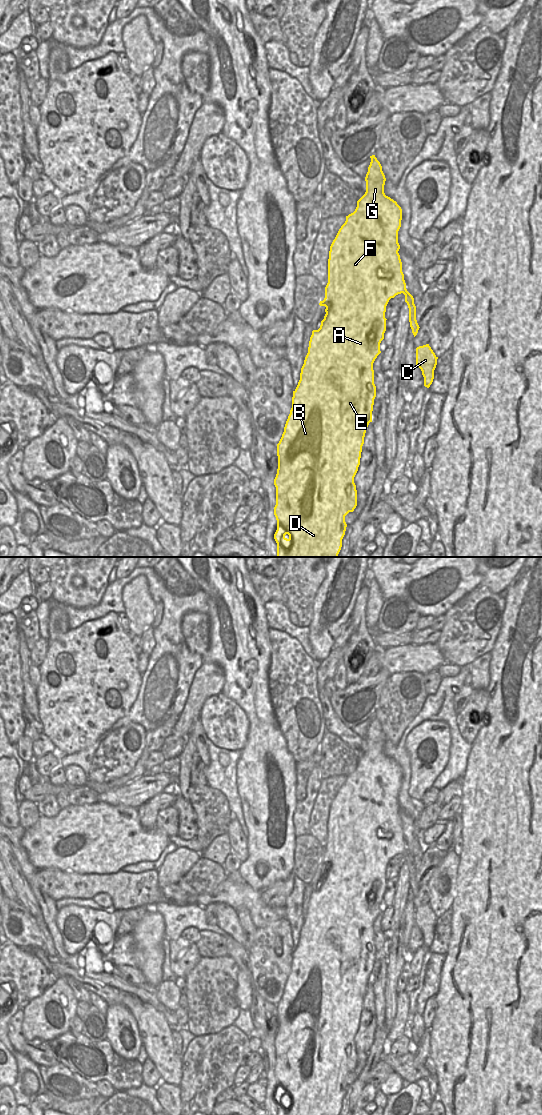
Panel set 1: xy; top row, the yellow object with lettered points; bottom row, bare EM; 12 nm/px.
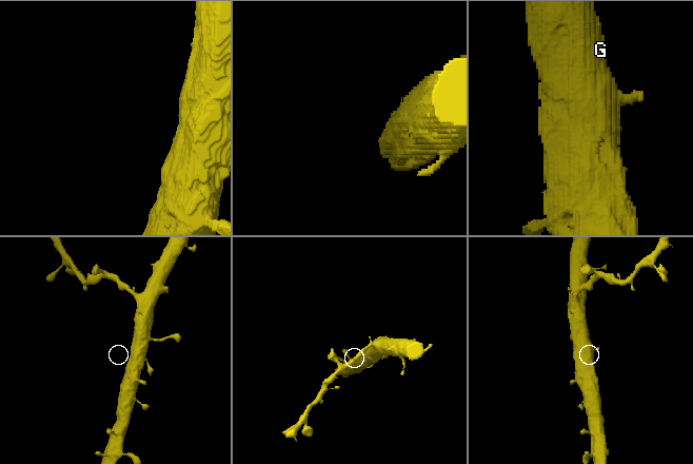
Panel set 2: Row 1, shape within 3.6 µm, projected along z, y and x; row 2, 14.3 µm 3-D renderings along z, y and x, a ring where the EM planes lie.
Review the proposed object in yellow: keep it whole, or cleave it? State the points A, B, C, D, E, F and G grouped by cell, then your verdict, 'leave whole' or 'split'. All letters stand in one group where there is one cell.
A B C D E F G | leave whole

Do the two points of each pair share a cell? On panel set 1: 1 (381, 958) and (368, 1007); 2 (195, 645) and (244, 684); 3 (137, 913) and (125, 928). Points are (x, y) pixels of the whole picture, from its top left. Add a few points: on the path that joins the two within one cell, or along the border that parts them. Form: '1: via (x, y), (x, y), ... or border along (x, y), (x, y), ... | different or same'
1: border along (370, 982), (373, 988), (373, 1004), (376, 1013) | different
2: border along (210, 629), (209, 648), (202, 656) | different
3: via (133, 917), (127, 924) | same

